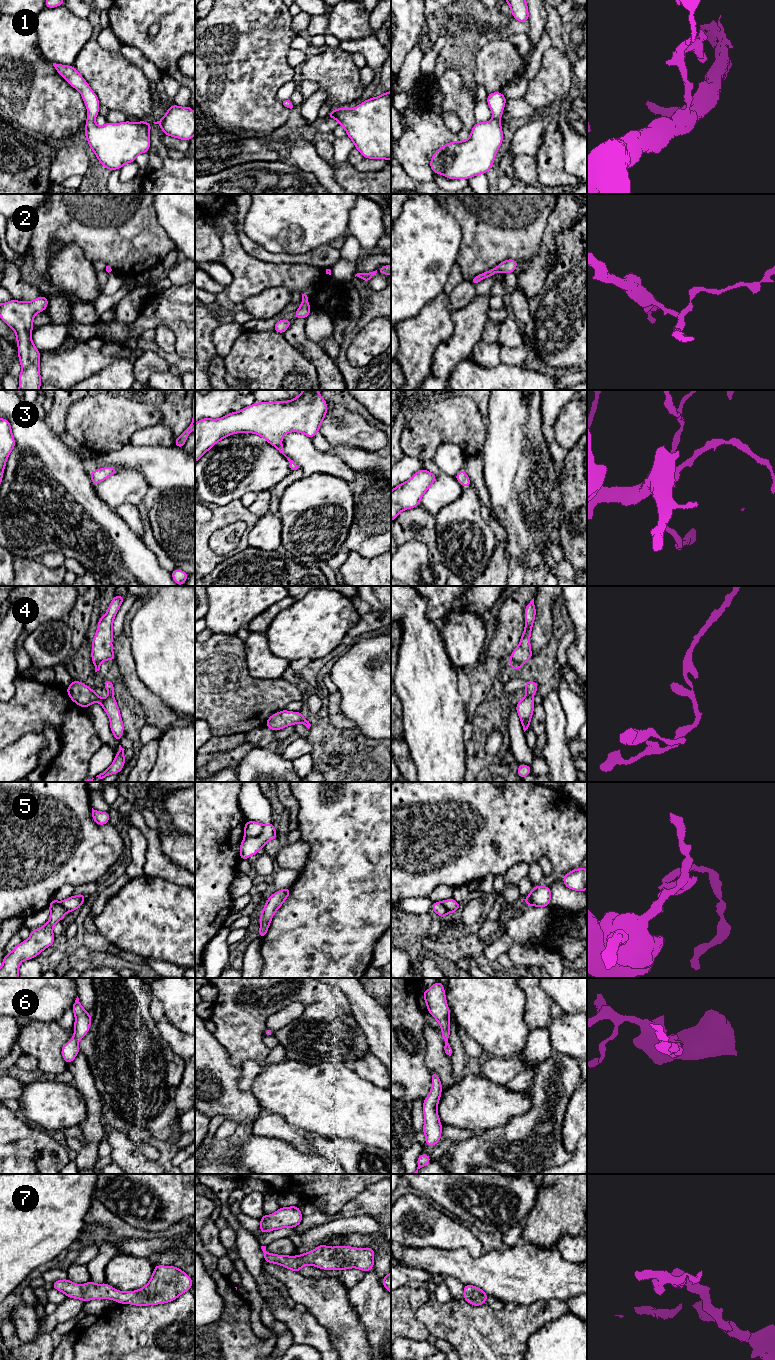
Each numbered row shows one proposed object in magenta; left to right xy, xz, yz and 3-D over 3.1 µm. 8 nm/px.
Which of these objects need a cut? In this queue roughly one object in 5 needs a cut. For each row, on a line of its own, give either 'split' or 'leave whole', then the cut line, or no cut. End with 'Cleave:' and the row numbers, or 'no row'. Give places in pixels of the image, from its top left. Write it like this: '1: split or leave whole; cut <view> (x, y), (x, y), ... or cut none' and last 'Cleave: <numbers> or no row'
1: leave whole; cut none
2: leave whole; cut none
3: leave whole; cut none
4: leave whole; cut none
5: split; cut xz (262, 825), (262, 830), (258, 835), (245, 837)
6: leave whole; cut none
7: leave whole; cut none
Cleave: 5

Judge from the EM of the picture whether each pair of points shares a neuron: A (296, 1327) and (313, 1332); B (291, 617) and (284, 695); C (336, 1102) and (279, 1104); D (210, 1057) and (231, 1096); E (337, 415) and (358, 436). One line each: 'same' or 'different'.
A: same
B: different
C: same
D: same
E: same

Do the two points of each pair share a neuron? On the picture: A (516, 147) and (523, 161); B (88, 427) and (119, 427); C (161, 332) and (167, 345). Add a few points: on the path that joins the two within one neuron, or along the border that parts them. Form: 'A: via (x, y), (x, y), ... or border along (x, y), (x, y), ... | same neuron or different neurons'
A: border along (534, 155), (517, 155), (513, 159) | different neurons
B: via (96, 427), (111, 427) | same neuron
C: via (164, 335), (166, 342) | same neuron

